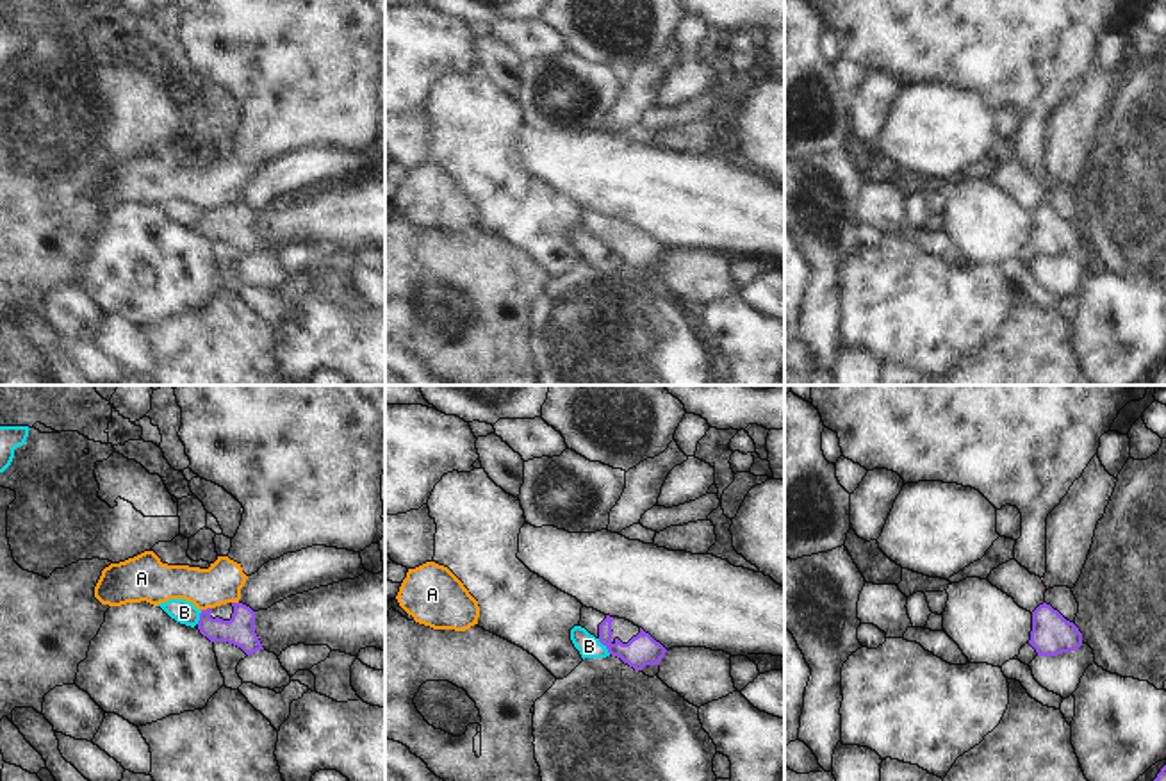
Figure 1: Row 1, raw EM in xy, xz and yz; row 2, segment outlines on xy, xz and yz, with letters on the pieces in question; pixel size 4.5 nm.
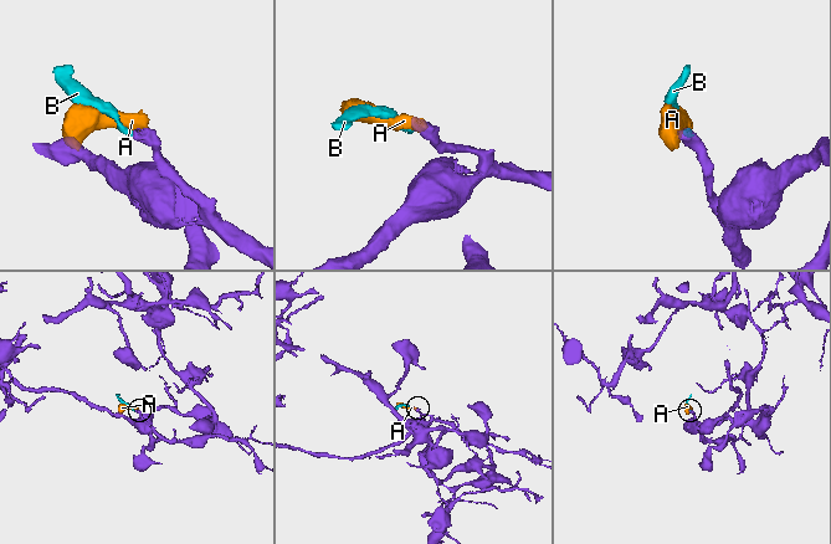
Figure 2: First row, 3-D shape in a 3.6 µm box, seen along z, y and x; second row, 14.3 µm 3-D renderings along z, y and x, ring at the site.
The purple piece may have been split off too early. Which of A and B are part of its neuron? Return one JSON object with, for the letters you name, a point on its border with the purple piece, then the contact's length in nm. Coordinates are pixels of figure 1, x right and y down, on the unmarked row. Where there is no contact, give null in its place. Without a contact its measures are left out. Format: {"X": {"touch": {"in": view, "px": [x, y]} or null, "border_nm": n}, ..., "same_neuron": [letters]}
{"same_neuron": []}

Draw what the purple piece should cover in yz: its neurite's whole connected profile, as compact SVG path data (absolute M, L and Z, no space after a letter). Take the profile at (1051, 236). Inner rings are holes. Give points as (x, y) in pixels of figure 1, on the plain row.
M1043 203L1032 212L1032 232L1029 244L1038 257L1055 257L1082 246L1082 234L1057 210Z

